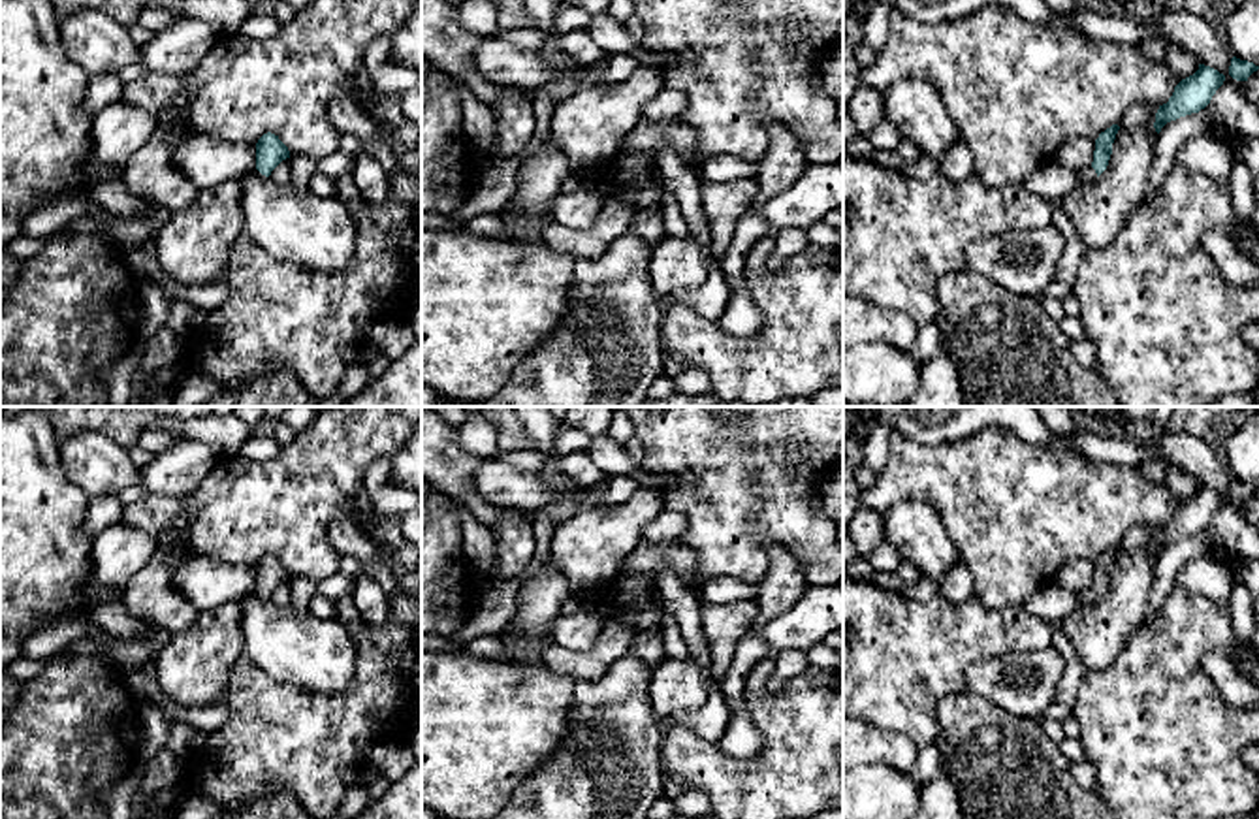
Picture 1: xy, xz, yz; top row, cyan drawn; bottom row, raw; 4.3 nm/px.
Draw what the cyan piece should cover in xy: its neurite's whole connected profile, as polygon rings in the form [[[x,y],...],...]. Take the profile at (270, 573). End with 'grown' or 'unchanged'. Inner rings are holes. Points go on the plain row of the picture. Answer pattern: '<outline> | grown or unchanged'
[[[267,554],[256,565],[256,591],[269,599],[271,593],[290,580],[288,569],[279,561],[279,557]]] | unchanged

